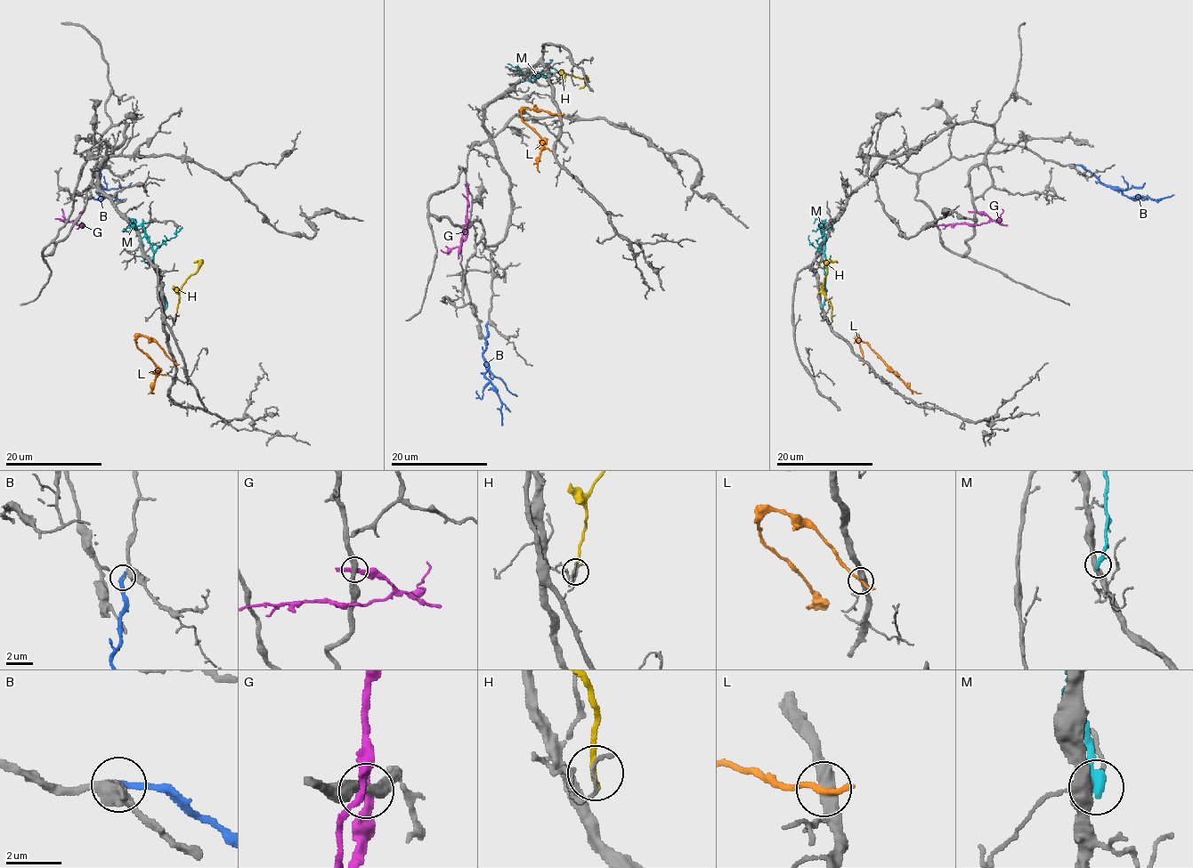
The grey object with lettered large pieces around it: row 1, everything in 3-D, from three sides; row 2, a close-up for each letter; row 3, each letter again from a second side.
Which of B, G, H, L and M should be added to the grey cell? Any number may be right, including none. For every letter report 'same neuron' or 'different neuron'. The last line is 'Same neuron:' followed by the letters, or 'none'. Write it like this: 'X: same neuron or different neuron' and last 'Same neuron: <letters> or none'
B: same neuron
G: different neuron
H: different neuron
L: different neuron
M: different neuron
Same neuron: B

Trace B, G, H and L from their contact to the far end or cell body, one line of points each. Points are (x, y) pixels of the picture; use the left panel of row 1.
B: (101, 165), (101, 179), (97, 182), (101, 188), (99, 195), (114, 196), (116, 199), (116, 195)
G: (81, 212), (77, 223), (82, 224), (78, 226)
H: (175, 319), (182, 285), (197, 270), (199, 262), (193, 263)
L: (173, 360), (155, 342), (142, 336), (135, 339), (135, 345), (156, 367), (153, 393)

